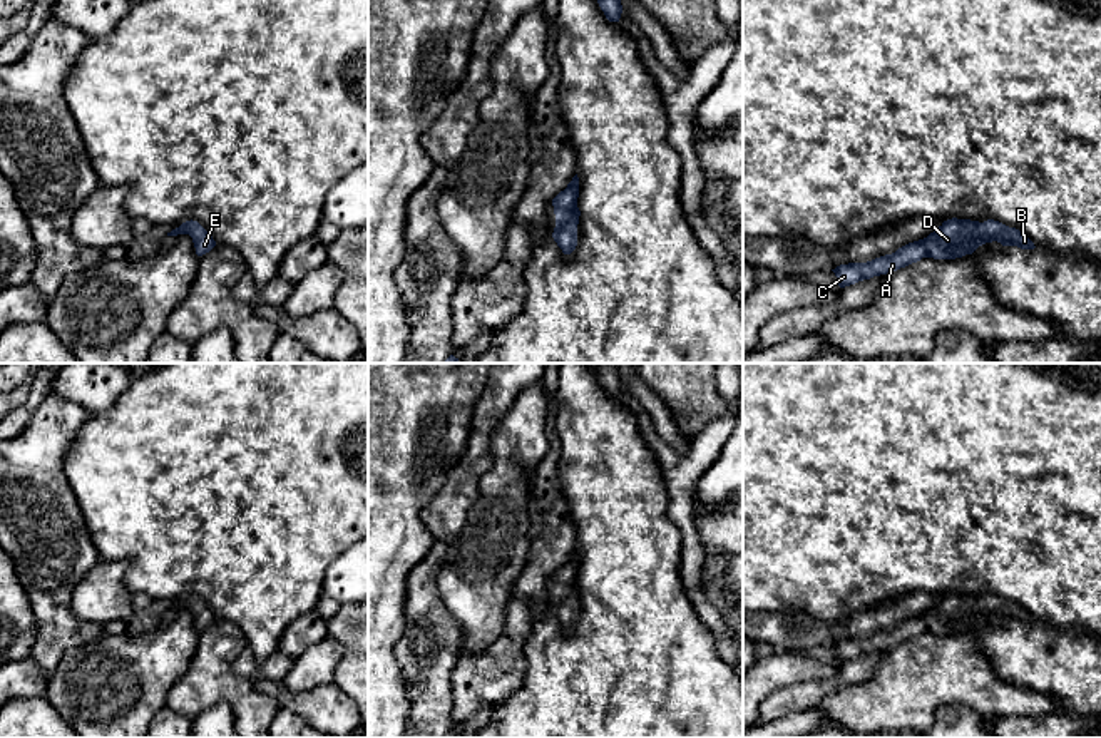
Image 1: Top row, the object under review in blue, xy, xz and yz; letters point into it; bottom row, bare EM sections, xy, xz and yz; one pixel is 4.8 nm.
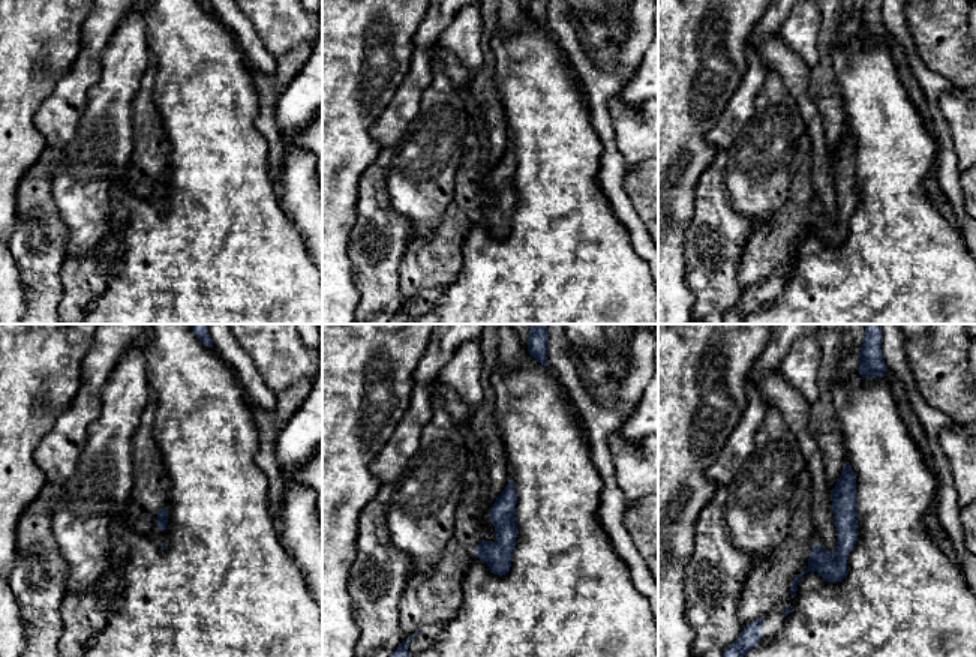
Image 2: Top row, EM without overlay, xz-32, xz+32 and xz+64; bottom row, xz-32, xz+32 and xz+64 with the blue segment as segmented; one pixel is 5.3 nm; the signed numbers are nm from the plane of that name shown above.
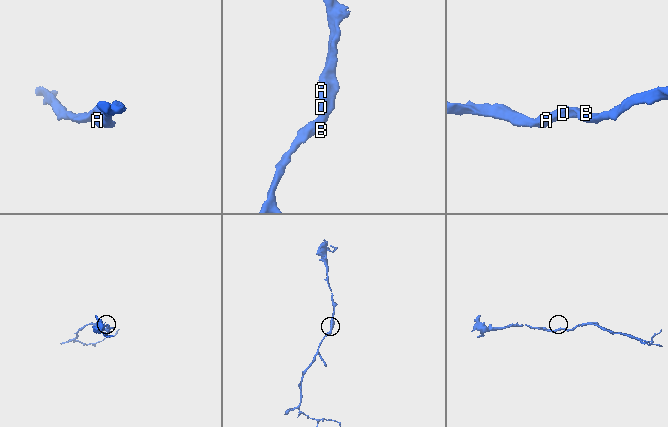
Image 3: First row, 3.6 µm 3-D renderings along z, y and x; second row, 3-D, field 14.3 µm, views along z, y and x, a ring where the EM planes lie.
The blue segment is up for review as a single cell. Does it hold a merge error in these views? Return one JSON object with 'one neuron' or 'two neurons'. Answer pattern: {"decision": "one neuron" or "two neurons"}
{"decision": "one neuron"}

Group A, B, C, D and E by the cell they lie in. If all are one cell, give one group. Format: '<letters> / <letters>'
A B C D E

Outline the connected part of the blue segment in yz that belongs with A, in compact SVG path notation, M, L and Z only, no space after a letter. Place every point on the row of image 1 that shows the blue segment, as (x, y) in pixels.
M947 219L927 238L909 243L892 254L875 258L867 263L848 263L832 269L838 286L845 288L873 276L897 271L922 258L955 259L972 254L979 246L997 241L1002 246L1017 246L1034 249L1034 243L1019 229L1009 228L999 221L984 223L970 219Z

